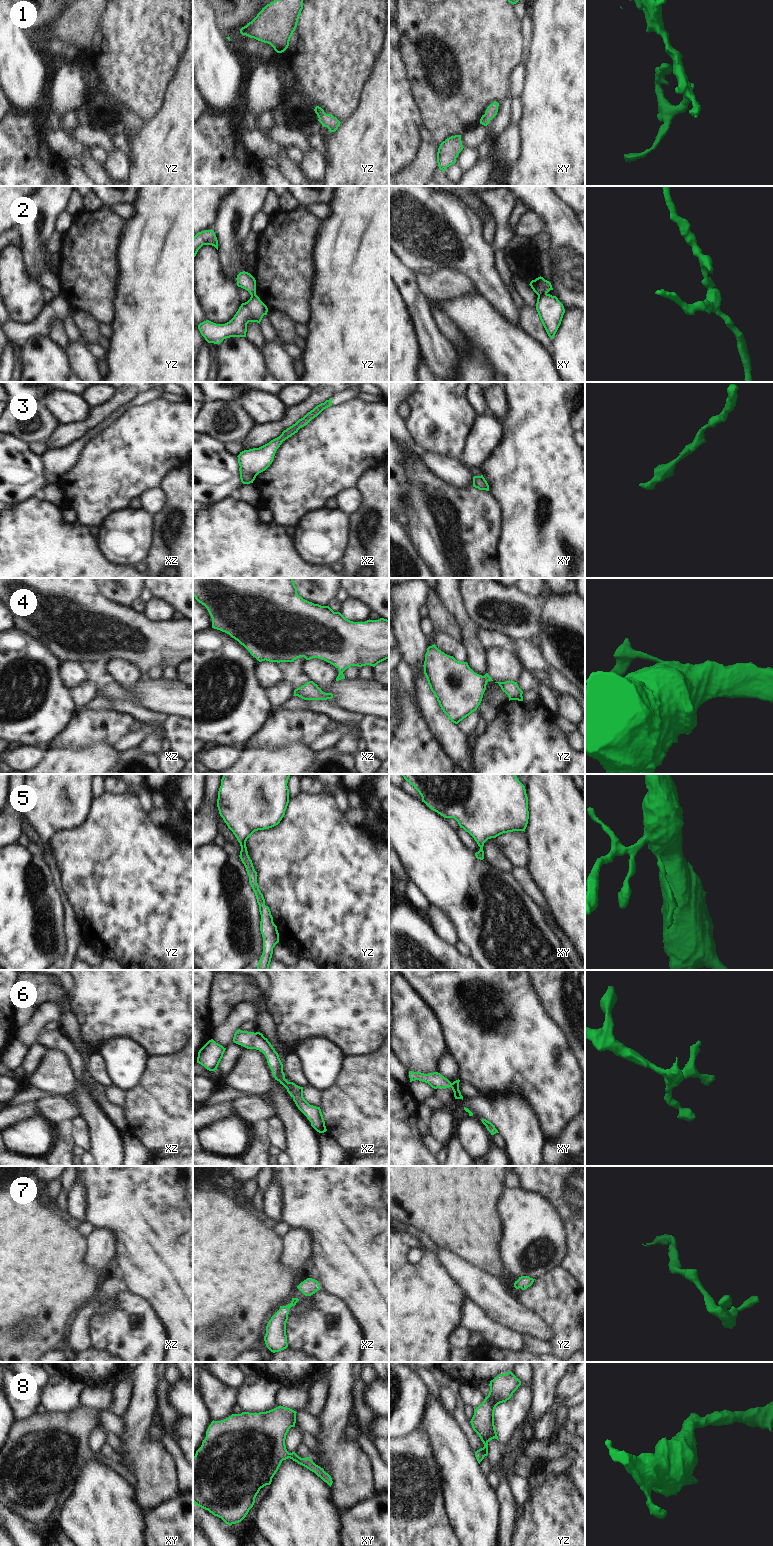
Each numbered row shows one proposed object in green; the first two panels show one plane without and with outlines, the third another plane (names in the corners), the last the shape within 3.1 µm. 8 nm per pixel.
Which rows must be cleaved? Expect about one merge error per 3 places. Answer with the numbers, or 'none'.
2

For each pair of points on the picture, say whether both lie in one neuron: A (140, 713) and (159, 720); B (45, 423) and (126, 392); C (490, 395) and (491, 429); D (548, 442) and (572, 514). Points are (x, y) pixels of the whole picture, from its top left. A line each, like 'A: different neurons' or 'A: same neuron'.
A: same neuron
B: different neurons
C: different neurons
D: same neuron

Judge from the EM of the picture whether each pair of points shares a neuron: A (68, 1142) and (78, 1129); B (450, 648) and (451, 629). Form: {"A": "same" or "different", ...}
{"A": "different", "B": "different"}

